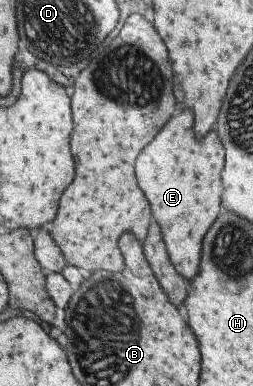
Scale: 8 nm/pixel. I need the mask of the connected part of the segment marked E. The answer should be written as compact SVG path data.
M185 108L177 116L169 118L169 122L159 130L159 134L155 134L155 138L145 146L145 150L137 154L137 160L135 160L135 176L137 176L139 190L145 194L151 206L153 218L161 228L165 250L175 272L187 283L195 278L199 270L203 236L219 214L219 196L221 196L219 170L223 168L223 146L217 134L211 130L201 140L195 140L191 128L193 128L193 114L189 108Z

